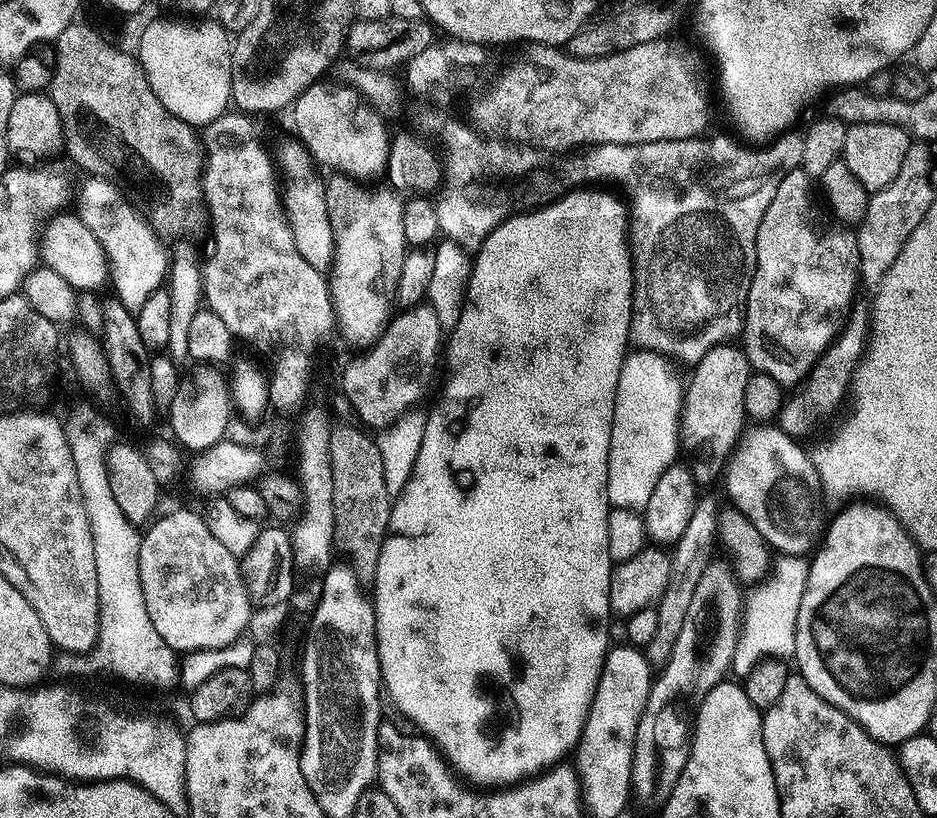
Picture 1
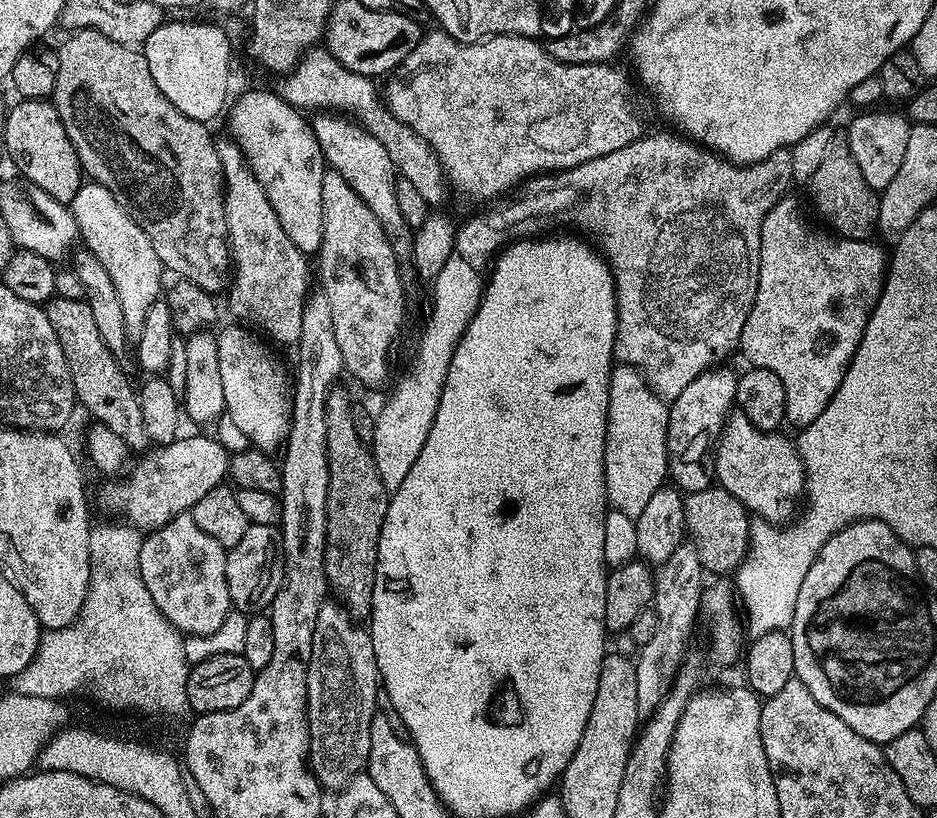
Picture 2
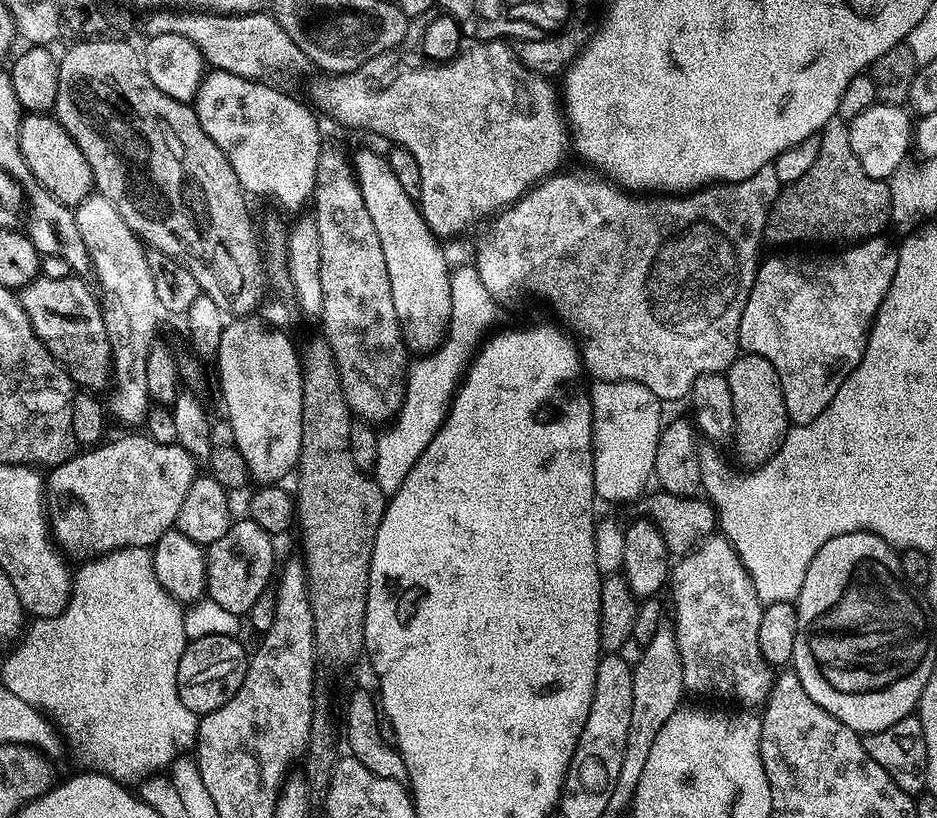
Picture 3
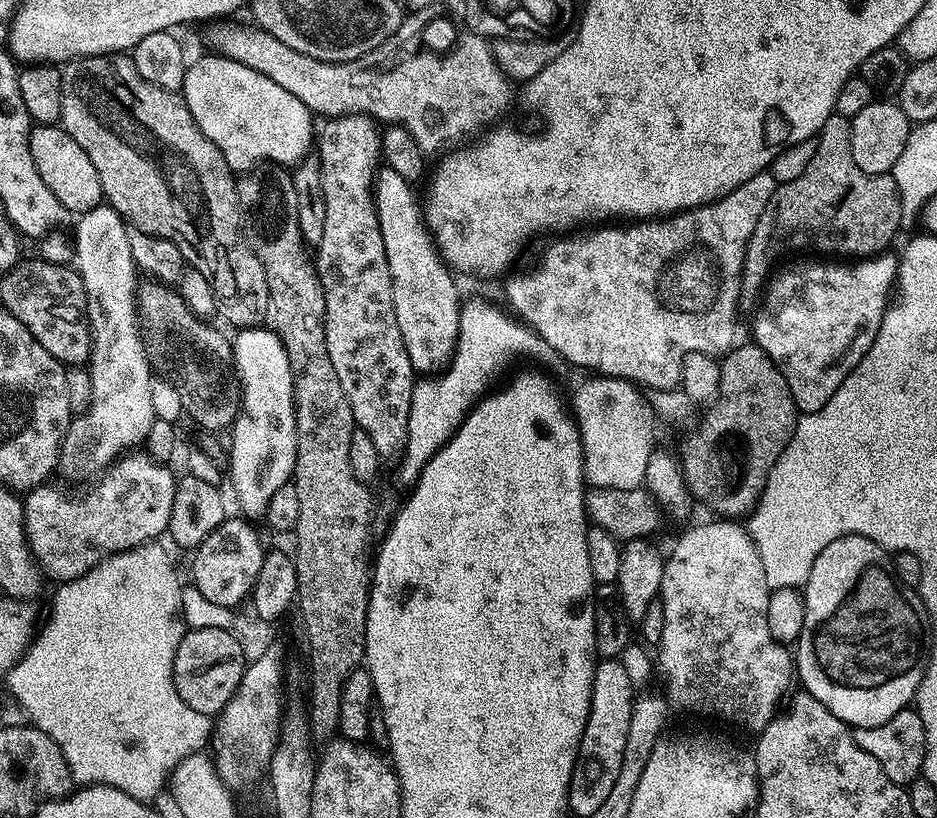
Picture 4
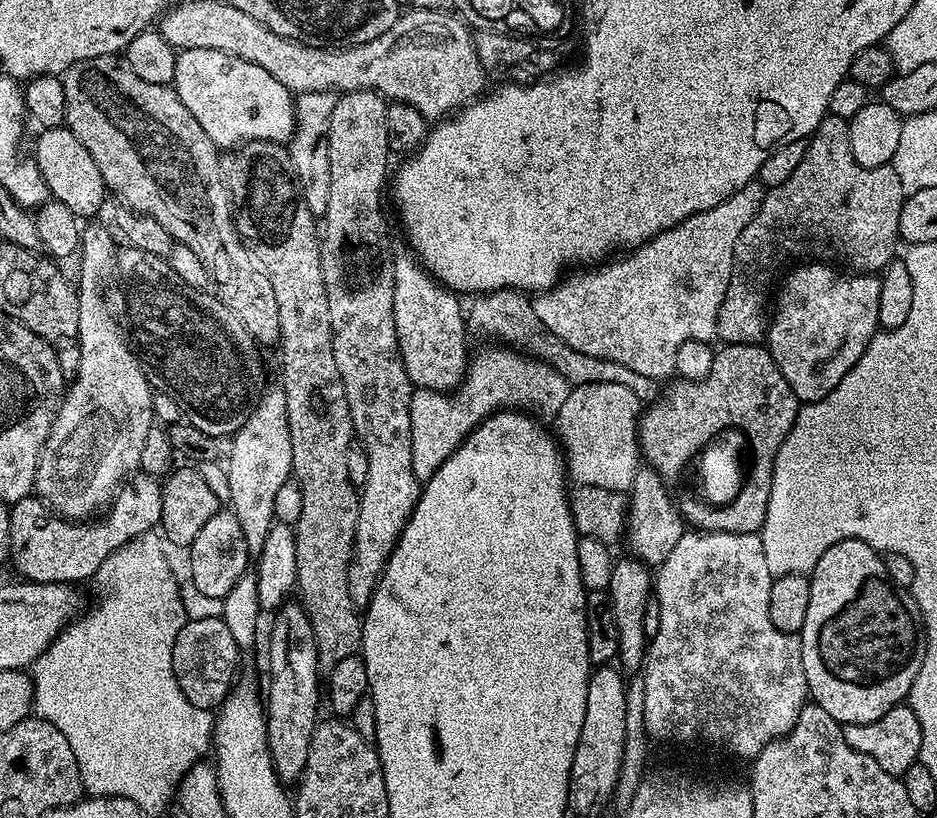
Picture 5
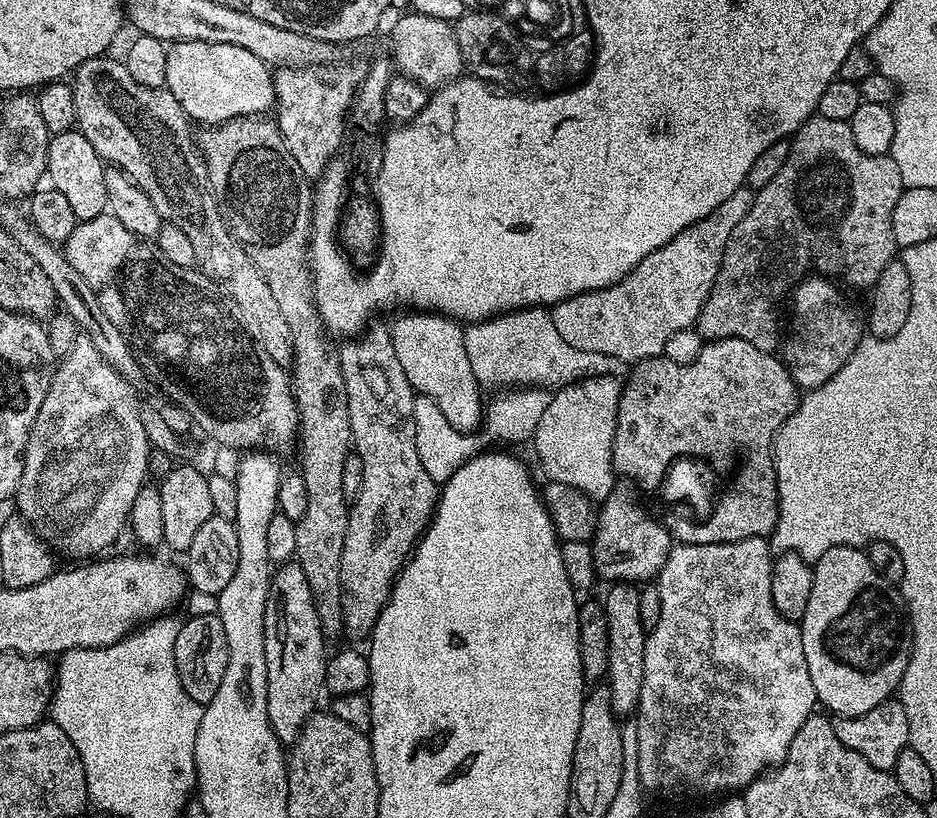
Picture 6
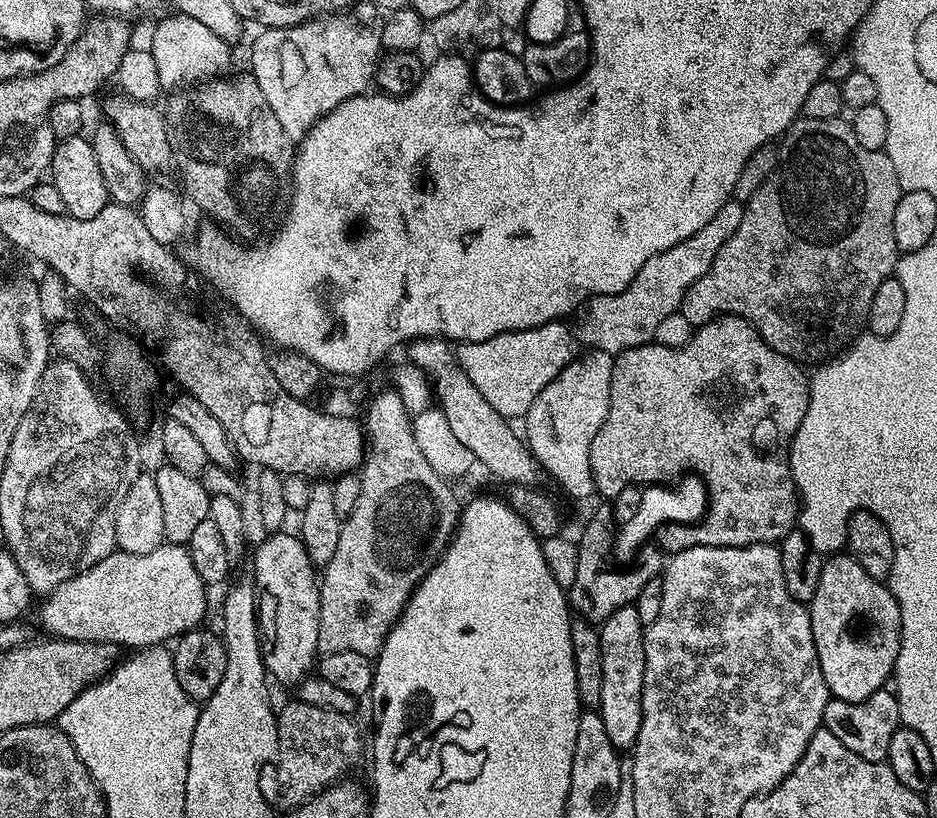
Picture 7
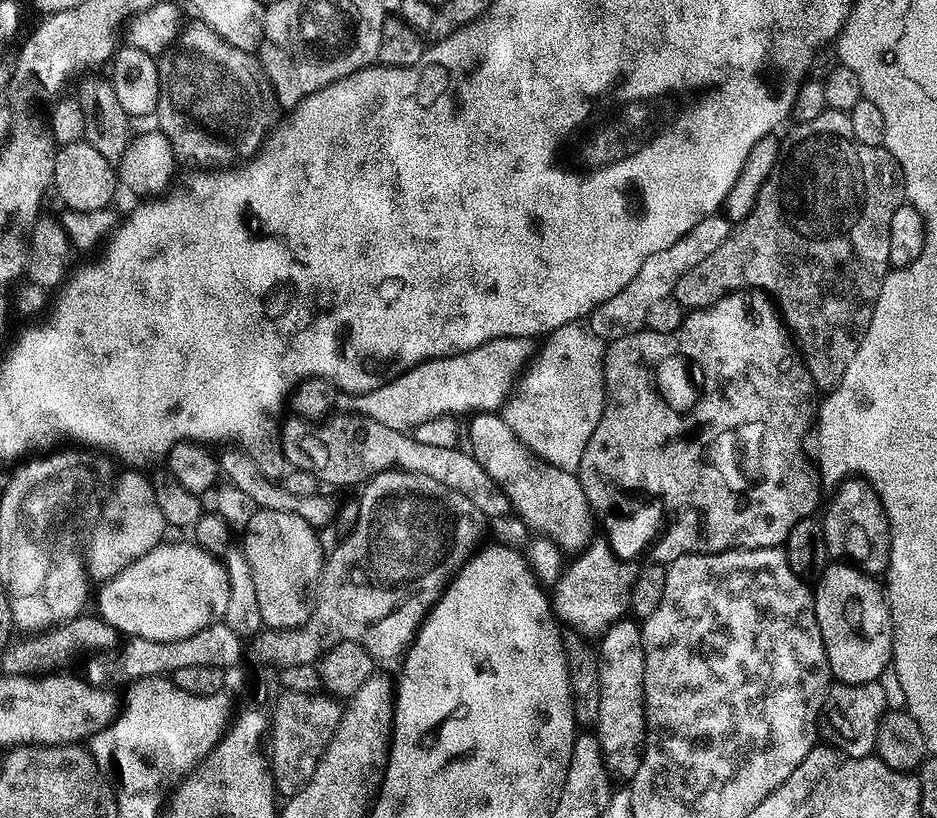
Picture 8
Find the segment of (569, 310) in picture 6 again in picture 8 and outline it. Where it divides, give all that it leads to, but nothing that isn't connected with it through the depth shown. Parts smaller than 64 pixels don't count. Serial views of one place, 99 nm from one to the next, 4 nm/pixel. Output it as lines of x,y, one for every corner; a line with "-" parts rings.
723,214
702,218
702,222
698,222
694,230
682,234
682,238
674,242
674,246
666,246
666,250
650,254
650,258
642,262
638,274
630,278
630,283
624,289
618,290
614,298
606,298
602,306
593,310
591,316
587,317
586,327
605,342
641,331
646,325
646,314
650,314
651,308
662,302
662,298
672,295
674,286
678,286
678,278
682,278
686,270
694,270
694,266
698,266
702,258
708,257
711,252
718,250
718,246
722,246
722,242
726,242
726,238
732,232
732,226
733,221

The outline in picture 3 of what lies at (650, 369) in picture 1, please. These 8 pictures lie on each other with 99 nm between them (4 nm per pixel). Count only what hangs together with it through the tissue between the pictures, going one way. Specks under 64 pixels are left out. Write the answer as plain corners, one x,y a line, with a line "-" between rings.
596,380
591,385
590,391
592,393
592,461
594,462
594,486
597,497
601,501
609,500
612,504
628,504
631,500
638,499
640,495
642,495
641,497
645,495
644,487
647,486
648,480
650,484
656,471
656,451
658,450
658,438
662,427
662,419
660,420
662,401
650,390
646,390
646,386
642,386
633,380

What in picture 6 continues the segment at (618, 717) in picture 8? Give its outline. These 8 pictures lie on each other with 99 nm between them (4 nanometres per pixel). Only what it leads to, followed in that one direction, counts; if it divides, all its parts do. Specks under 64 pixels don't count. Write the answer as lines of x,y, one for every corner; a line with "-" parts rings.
616,582
605,596
602,603
606,610
606,630
610,630
610,666
606,677
606,686
610,690
612,708
617,717
628,718
635,713
642,690
644,673
644,651
648,641
646,629
642,626
638,602
640,588
632,582

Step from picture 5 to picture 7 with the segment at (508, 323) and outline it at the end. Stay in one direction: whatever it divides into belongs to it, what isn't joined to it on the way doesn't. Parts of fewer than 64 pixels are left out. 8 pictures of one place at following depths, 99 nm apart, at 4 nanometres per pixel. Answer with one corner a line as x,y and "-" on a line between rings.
552,320
530,330
503,332
494,338
478,343
460,344
457,360
478,392
505,418
523,418
528,415
534,398
562,374
562,370
578,355
578,341
571,327
559,320

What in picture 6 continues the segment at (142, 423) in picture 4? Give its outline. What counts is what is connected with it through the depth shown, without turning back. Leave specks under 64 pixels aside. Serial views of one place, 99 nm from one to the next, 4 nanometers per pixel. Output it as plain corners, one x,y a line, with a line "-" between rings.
81,334
74,342
70,354
66,354
55,365
52,381
50,382
50,390
46,390
46,398
42,398
42,410
38,410
38,418
34,418
34,426
30,430
30,438
24,451
24,469
22,470
20,485
16,487
14,504
20,507
18,512
22,519
32,525
33,530
39,532
43,540
48,541
48,547
59,553
61,557
63,557
62,555
84,556
80,558
99,557
101,554
107,553
104,551
119,538
120,531
123,528
125,531
126,525
129,523
132,507
134,506
134,498
138,494
138,490
145,487
146,480
144,478
146,479
149,475
148,458
150,445
146,438
146,430
142,427
142,418
140,417
141,405
139,403
135,404
135,395
137,396
137,393
132,385
124,379
123,374
112,363
104,358
103,354
94,346
91,338
86,335

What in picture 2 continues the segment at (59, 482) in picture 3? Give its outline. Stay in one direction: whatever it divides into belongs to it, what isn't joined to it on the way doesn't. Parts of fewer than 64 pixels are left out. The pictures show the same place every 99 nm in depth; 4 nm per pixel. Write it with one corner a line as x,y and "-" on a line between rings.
181,435
172,444
153,447
145,451
136,465
133,463
132,477
121,484
112,484
105,490
104,496
108,504
116,512
121,512
123,519
133,528
141,530
155,530
170,523
174,517
187,513
198,502
198,498
210,494
218,485
225,483
228,474
228,458
230,453
211,435
185,436

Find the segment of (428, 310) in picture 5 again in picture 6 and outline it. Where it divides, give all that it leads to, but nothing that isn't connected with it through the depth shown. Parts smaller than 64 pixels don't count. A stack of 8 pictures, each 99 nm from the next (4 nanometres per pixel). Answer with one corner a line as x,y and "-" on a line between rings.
408,310
405,313
405,316
391,321
390,331
394,354
398,354
398,363
413,392
433,400
438,410
446,414
446,422
459,432
475,433
484,416
484,404
480,401
482,387
467,358
465,329
461,321
427,310

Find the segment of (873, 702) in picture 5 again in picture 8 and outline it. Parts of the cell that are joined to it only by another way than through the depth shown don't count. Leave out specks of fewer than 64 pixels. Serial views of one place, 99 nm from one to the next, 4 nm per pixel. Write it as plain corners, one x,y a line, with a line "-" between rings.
829,563
819,580
814,584
816,617
822,630
822,642
826,646
826,658
833,677
842,684
871,684
889,671
892,663
892,615
888,609
885,589
875,579
860,572
851,564

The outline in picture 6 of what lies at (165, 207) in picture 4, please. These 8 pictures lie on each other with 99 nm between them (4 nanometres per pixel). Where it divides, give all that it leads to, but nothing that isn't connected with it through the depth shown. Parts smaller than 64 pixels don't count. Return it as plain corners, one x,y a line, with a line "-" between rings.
105,54
82,62
71,77
76,128
88,139
90,146
94,146
105,165
121,168
144,191
146,198
154,202
154,210
158,210
161,221
178,226
182,234
190,238
199,271
203,272
213,285
221,284
228,291
229,298
236,303
236,308
240,311
239,319
257,349
276,364
291,365
290,326
286,326
286,318
282,318
282,310
278,310
278,302
274,299
274,294
270,294
270,286
266,286
262,274
254,266
254,262
250,262
244,245
237,244
236,239
230,234
218,210
204,155
200,153
194,132
192,136
193,121
188,119
178,98
174,98
174,94
170,94
167,87
151,88
142,86
142,82
134,82
134,77
130,75
123,59
111,60
110,57
111,55

